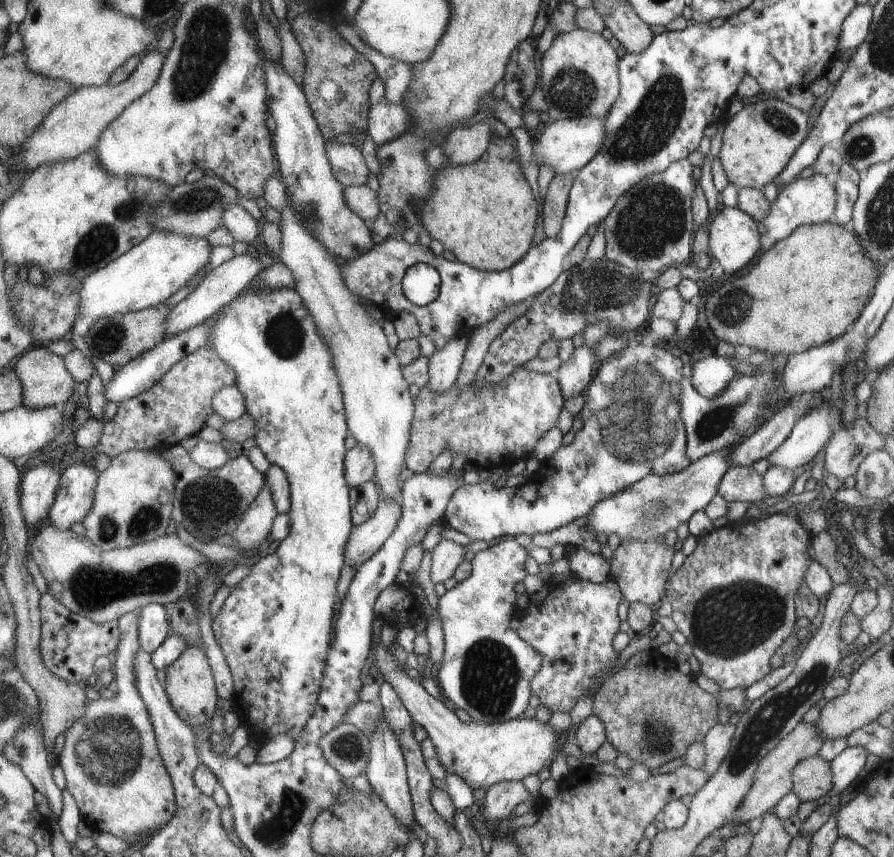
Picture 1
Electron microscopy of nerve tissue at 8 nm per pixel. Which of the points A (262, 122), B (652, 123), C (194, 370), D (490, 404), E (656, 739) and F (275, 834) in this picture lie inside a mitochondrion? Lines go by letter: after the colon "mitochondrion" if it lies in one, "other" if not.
A: other
B: mitochondrion
C: other
D: mitochondrion
E: mitochondrion
F: mitochondrion

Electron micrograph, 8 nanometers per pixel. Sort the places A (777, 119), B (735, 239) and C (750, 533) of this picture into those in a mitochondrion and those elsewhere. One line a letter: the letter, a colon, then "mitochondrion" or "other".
A: mitochondrion
B: other
C: other

